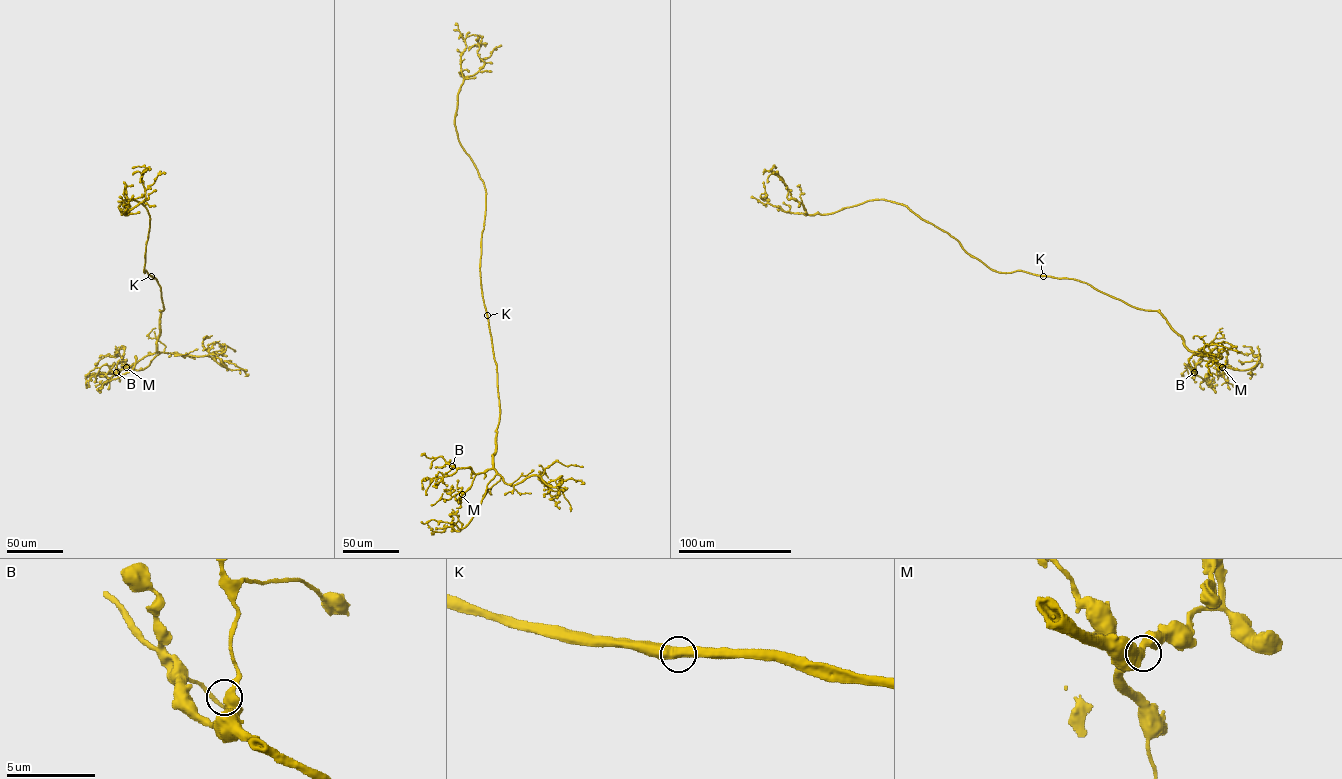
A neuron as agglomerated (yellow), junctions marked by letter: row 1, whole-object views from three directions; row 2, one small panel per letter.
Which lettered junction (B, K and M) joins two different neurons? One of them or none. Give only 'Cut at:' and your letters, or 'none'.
Cut at: none

